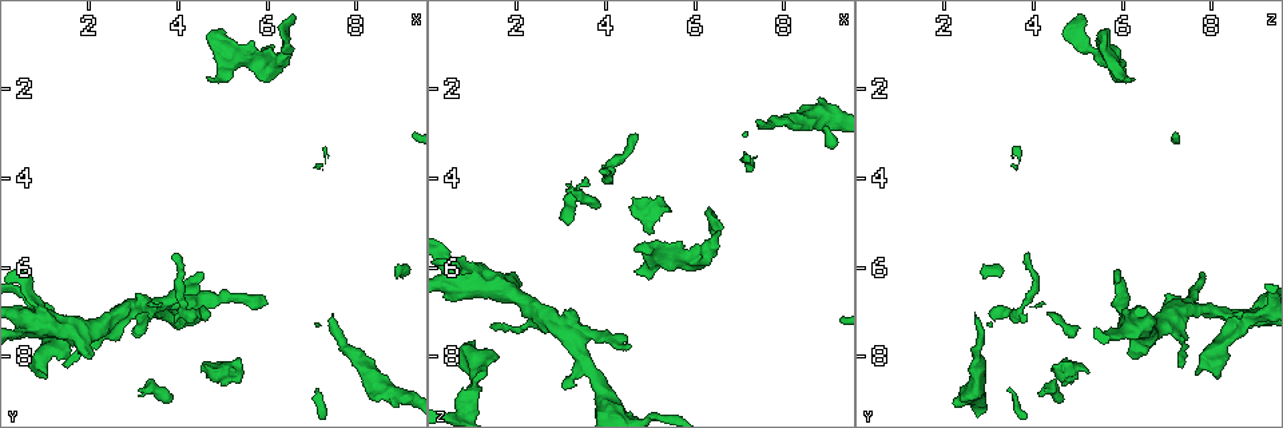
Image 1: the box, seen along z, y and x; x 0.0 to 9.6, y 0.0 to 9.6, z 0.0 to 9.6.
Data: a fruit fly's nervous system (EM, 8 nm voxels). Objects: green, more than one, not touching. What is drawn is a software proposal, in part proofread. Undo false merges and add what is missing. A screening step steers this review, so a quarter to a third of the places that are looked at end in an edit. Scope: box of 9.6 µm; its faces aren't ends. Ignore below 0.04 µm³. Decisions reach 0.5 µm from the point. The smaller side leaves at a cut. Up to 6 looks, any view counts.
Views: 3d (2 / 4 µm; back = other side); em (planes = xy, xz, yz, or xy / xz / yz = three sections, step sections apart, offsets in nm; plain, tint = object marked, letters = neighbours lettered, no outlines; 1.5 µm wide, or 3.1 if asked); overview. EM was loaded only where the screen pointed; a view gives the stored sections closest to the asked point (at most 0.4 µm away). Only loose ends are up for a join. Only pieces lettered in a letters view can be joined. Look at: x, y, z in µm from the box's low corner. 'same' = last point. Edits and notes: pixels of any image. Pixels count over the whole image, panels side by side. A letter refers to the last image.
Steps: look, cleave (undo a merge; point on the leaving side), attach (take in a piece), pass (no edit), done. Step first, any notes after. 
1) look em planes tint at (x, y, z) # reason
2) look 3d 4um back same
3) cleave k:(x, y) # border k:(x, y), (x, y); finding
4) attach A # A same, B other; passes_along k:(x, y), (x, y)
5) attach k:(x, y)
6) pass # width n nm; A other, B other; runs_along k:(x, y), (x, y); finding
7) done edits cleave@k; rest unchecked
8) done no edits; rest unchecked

look em planes letters at (4.55, 6.10, 7.75) # tapers out

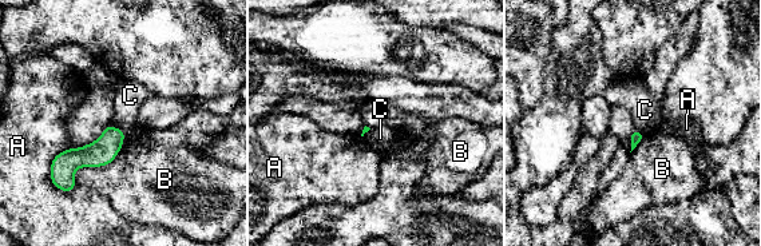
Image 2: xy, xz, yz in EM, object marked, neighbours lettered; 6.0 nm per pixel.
pass # A other, B other, C other; runs_along 2:(121, 134), (100, 153), (54, 171); none of them fits

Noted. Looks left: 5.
look em yz step 8 letters at (4.70, 1.70, 6.10) # branch stops here

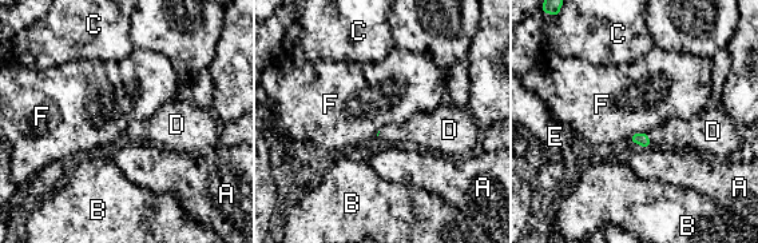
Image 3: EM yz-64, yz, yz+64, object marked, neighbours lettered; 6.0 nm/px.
attach D # A other, B other, C other, D same, E other, F other; passes_along 3:(641, 139), (647, 138), (689, 134); it goes on there

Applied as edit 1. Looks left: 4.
done edits attach@3; rest unchecked

